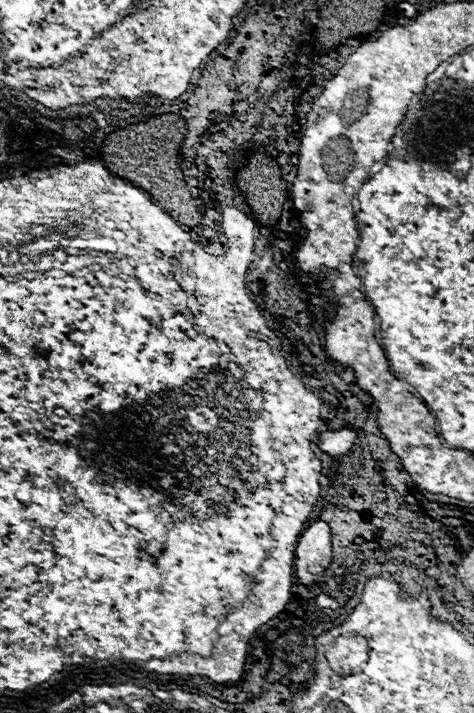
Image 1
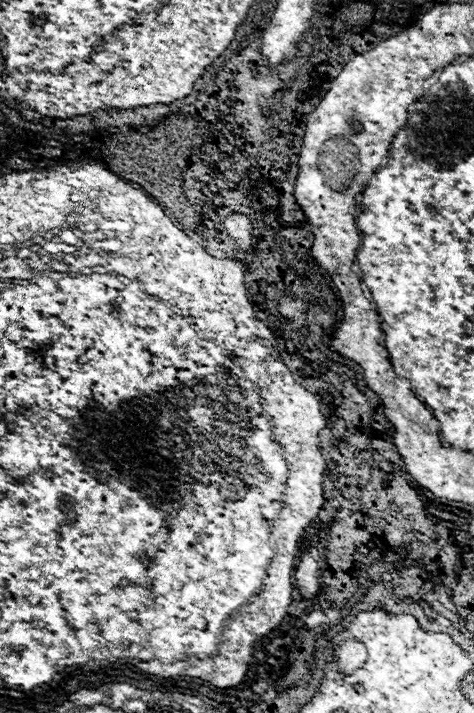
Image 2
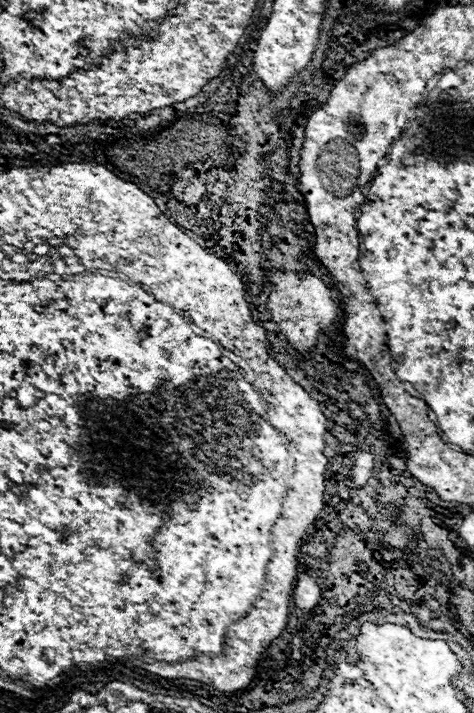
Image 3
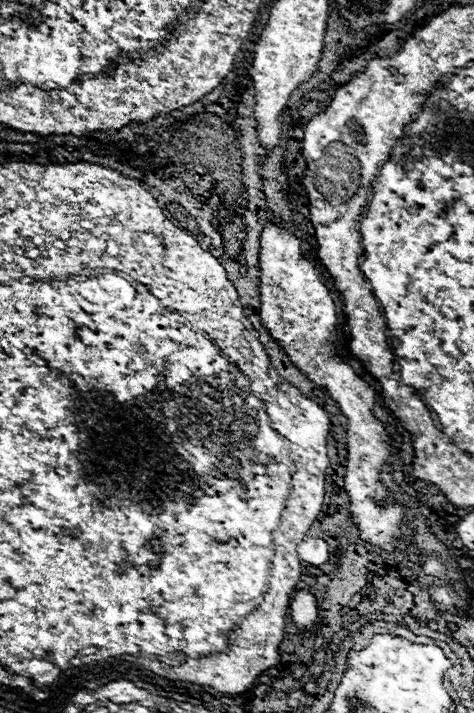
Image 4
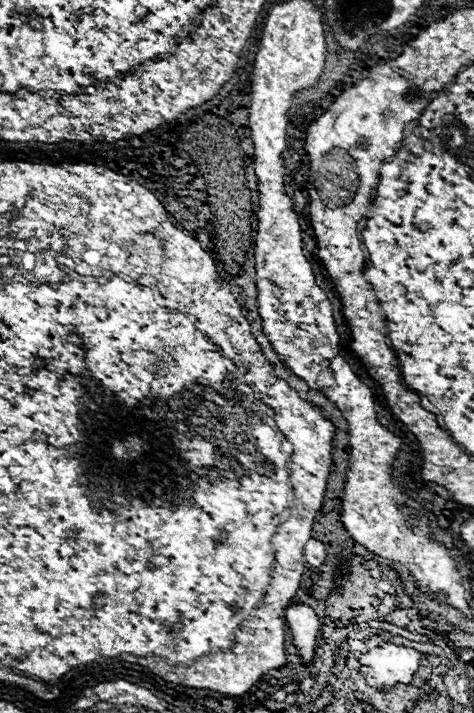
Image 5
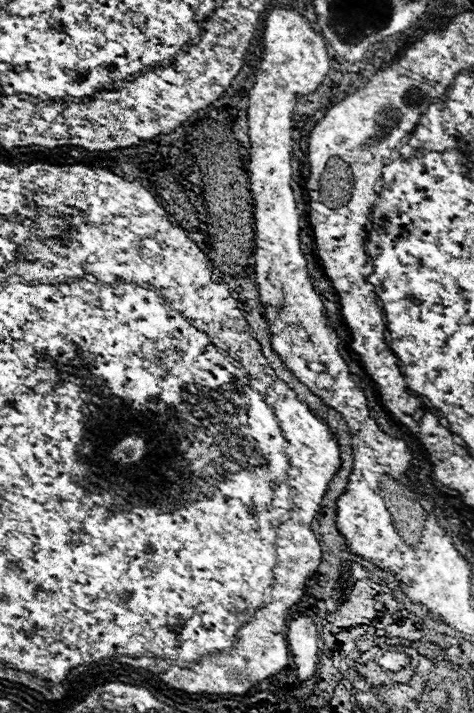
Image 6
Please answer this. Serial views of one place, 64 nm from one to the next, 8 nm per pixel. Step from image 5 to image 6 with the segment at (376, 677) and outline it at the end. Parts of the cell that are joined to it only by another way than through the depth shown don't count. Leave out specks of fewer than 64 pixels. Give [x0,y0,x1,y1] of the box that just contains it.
[376,650,408,670]

